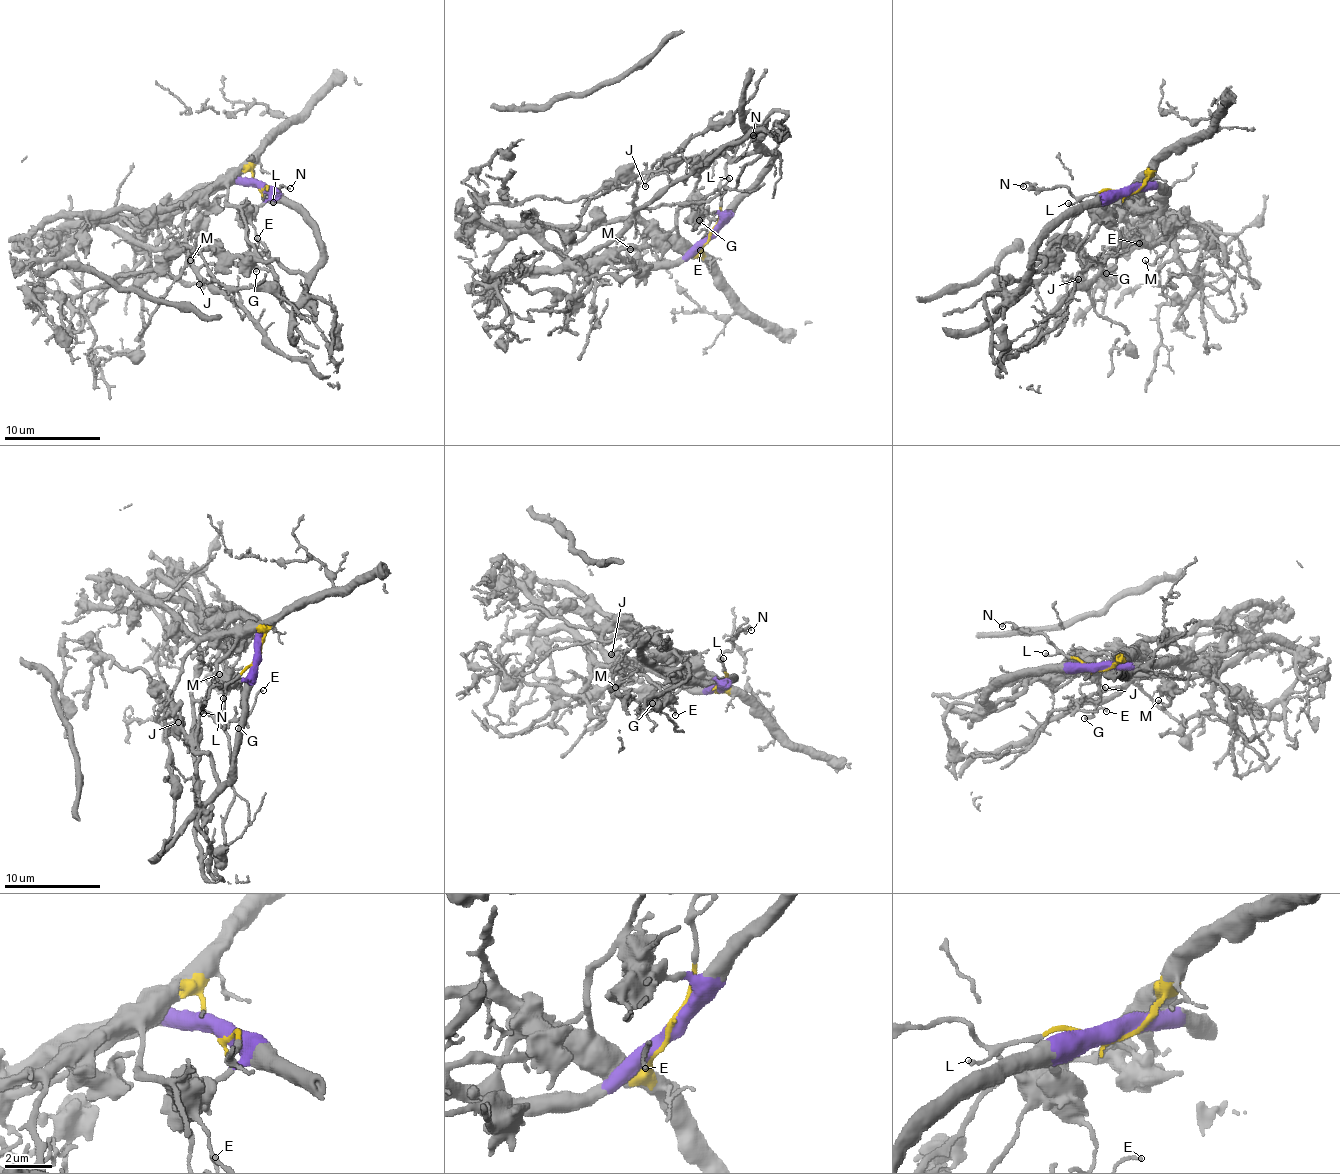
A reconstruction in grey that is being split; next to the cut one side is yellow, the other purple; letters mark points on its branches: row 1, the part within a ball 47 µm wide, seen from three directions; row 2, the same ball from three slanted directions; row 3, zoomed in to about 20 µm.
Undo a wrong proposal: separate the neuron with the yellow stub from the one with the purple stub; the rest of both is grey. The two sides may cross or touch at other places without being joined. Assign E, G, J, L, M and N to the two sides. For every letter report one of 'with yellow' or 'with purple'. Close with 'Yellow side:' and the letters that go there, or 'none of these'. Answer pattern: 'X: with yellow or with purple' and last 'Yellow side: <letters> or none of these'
E: with purple
G: with purple
J: with purple
L: with yellow
M: with purple
N: with yellow
Yellow side: L, N

